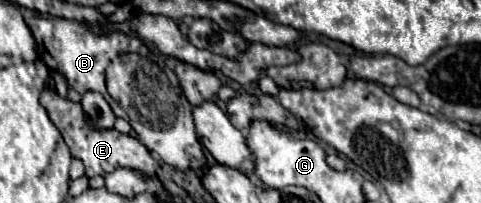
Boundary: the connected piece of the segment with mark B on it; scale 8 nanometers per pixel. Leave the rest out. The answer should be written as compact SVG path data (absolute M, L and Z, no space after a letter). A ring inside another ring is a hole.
M33 16L33 18L29 18L27 26L33 32L33 38L37 42L37 54L39 54L41 62L45 62L49 68L61 72L67 78L69 86L79 90L81 94L85 94L89 90L100 92L111 106L116 117L124 118L130 122L127 112L107 93L105 68L109 66L109 62L115 56L119 56L119 52L137 52L137 50L141 50L143 42L137 36L123 34L123 32L119 31L97 36L85 24L69 22L65 18ZM59 30L63 30L63 32L59 32Z

